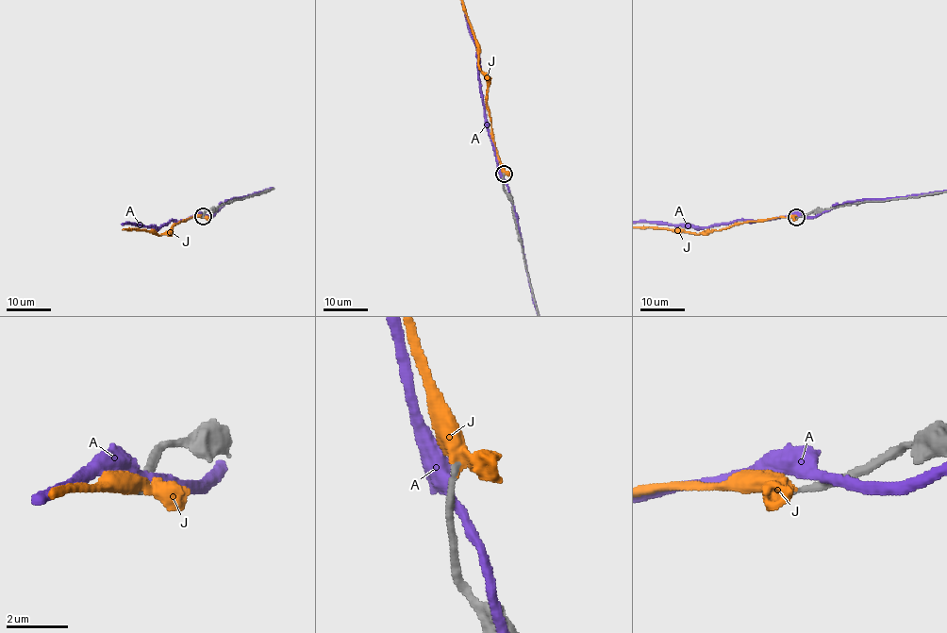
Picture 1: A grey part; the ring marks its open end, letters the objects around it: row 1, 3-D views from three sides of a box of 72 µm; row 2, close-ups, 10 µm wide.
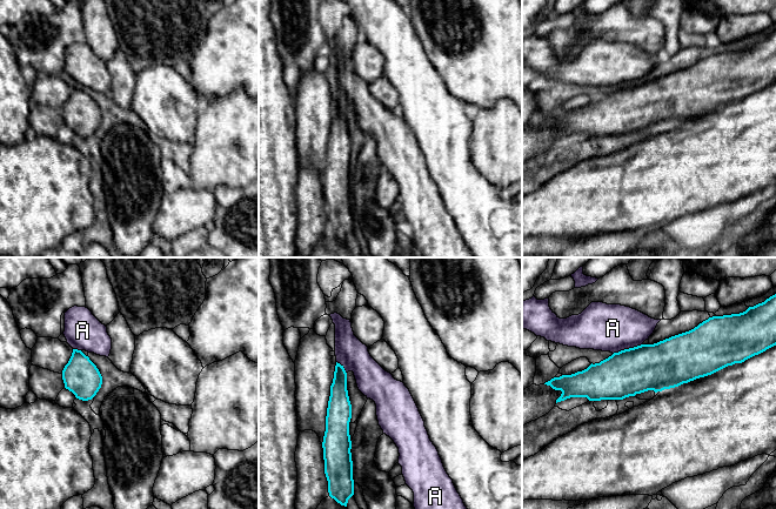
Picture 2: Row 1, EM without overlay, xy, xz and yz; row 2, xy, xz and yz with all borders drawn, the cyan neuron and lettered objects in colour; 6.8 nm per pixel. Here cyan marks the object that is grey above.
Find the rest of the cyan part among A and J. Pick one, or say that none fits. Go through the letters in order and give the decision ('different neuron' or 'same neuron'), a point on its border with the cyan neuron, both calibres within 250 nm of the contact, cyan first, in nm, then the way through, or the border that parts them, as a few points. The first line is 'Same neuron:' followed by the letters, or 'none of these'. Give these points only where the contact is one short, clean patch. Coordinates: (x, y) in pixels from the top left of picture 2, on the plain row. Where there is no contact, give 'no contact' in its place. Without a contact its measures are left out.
Same neuron: J
A: different neuron; meets cyan in yz at (627, 86); 320 nm thick on the cyan side, 320 nm on the other
J: same neuron; no contact

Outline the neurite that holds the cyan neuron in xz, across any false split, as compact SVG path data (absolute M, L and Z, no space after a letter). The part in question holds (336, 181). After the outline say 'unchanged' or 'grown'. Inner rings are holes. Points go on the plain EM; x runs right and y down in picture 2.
M336 99L322 185L329 233L344 243L354 232L350 155L352 141L347 127L347 109L343 102Z | unchanged

